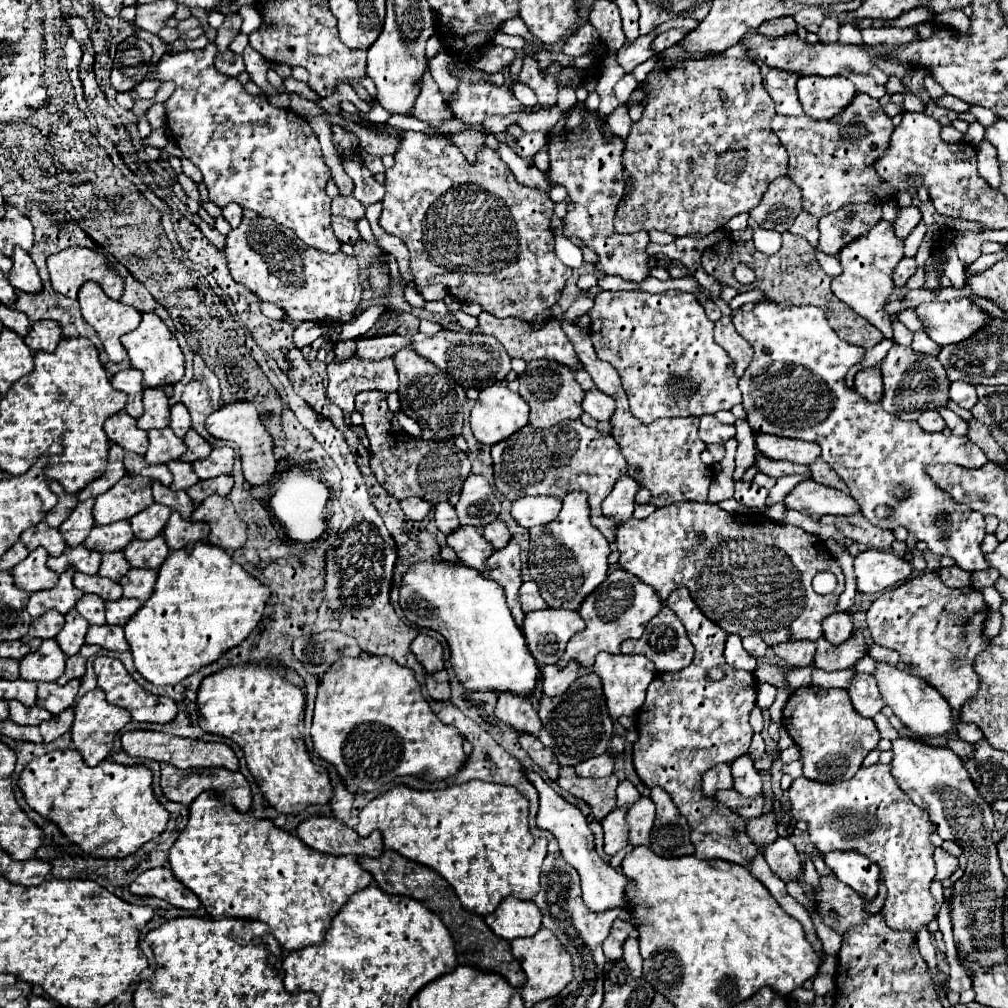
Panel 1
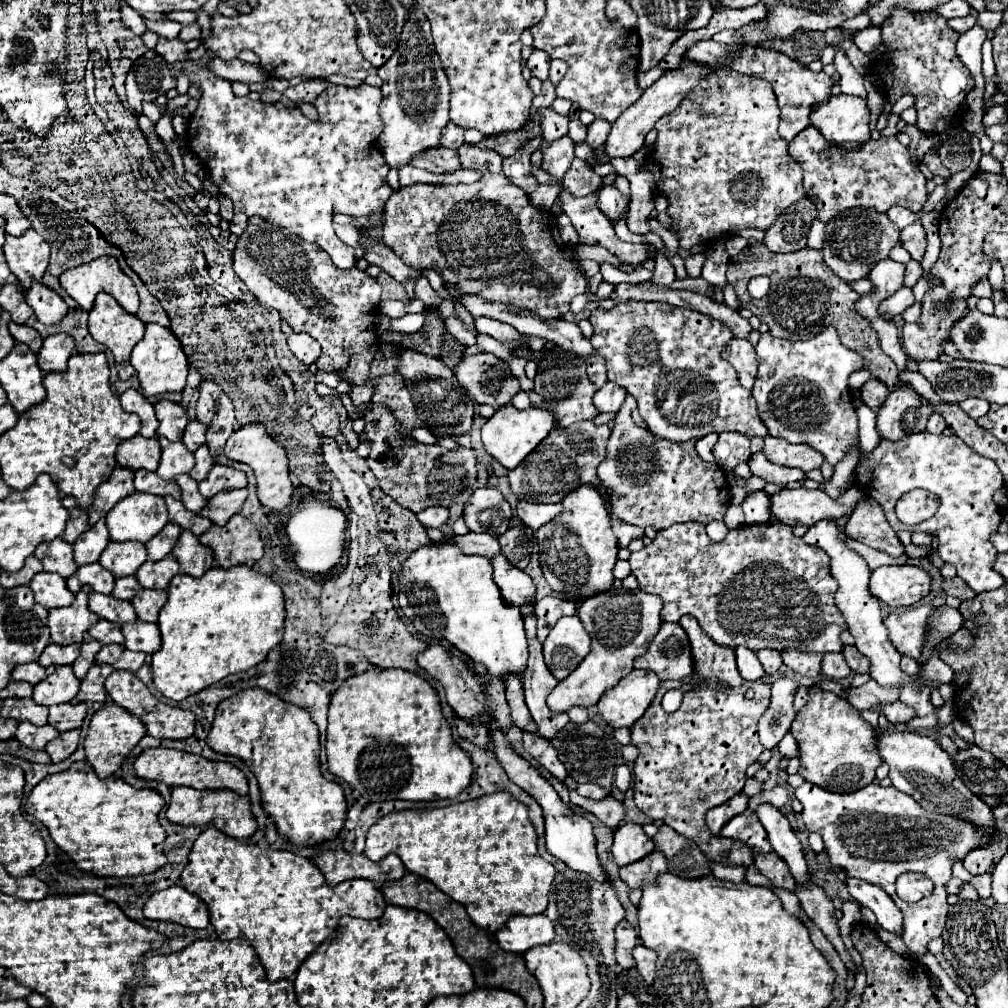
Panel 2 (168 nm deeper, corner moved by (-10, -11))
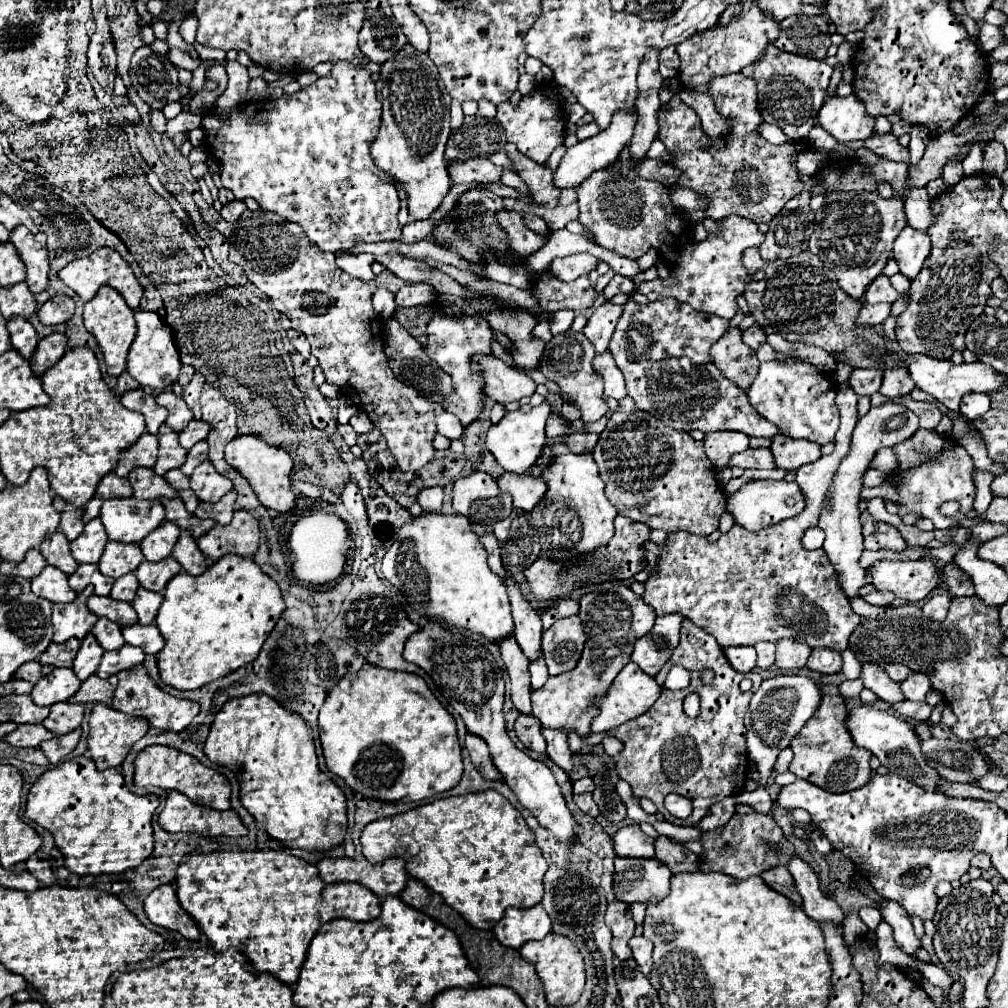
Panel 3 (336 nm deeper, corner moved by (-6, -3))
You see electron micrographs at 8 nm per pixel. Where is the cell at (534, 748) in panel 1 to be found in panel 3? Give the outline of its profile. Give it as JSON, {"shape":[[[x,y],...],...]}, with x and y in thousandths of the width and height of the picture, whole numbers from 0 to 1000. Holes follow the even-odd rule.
{"shape":[[[516,709],[510,717],[510,725],[512,725],[512,731],[520,737],[520,741],[540,749],[542,745],[542,735],[536,727],[536,715],[530,711],[530,709]]]}

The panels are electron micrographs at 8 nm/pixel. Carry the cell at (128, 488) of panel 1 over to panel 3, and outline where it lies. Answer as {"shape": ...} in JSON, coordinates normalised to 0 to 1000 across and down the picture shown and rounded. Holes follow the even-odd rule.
{"shape":[[[107,495],[101,501],[99,515],[111,537],[139,539],[163,517],[163,503],[157,495]]]}

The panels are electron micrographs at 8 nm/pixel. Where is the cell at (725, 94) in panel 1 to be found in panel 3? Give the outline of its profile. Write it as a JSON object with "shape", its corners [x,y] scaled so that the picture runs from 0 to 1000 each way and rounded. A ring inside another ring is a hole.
{"shape":[[[728,72],[728,74],[718,74],[718,76],[710,76],[704,82],[704,96],[710,102],[712,112],[720,114],[726,118],[726,124],[722,128],[720,134],[716,136],[702,136],[696,126],[694,126],[694,118],[690,114],[690,110],[687,110],[681,102],[675,100],[673,94],[667,96],[665,100],[665,108],[663,110],[655,110],[653,112],[653,122],[655,122],[655,132],[653,138],[661,144],[661,148],[665,150],[669,158],[667,164],[671,164],[677,174],[673,184],[683,186],[692,189],[694,193],[702,195],[702,215],[704,217],[716,217],[724,211],[746,217],[748,221],[764,221],[774,207],[790,193],[794,193],[796,189],[796,180],[792,178],[792,170],[790,164],[786,162],[790,158],[790,148],[786,142],[780,144],[766,144],[760,138],[756,138],[750,132],[750,126],[756,122],[754,110],[752,110],[752,102],[750,102],[750,82],[742,76],[738,76],[736,72]]]}

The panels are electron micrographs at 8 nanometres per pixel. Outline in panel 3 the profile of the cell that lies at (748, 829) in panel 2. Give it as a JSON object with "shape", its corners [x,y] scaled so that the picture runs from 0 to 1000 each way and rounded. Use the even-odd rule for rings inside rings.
{"shape":[[[744,807],[744,809],[728,809],[722,818],[700,824],[694,830],[694,836],[698,840],[698,852],[694,852],[694,864],[712,864],[720,866],[728,872],[742,872],[746,868],[756,868],[758,864],[772,860],[772,858],[782,858],[784,848],[788,846],[788,838],[778,830],[776,822],[770,818],[770,814],[762,809],[754,807]],[[760,836],[770,836],[774,838],[774,844],[768,846],[766,842],[760,840]],[[722,838],[722,842],[718,842]]]}

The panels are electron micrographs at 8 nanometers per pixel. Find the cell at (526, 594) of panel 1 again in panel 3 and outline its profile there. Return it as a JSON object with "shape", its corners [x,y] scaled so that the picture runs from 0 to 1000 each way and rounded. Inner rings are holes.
{"shape":[[[554,594],[550,596],[540,608],[538,608],[538,618],[540,624],[548,622],[548,618],[556,612],[563,612],[563,610],[571,610],[573,608],[573,596],[569,594]]]}

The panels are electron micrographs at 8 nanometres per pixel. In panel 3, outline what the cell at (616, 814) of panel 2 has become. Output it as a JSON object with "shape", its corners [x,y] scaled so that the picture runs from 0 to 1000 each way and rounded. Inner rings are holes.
{"shape":[[[577,787],[577,789],[569,789],[569,797],[579,805],[579,807],[583,807],[583,809],[587,809],[587,811],[593,811],[593,799],[589,797],[589,793],[587,793],[587,787]]]}

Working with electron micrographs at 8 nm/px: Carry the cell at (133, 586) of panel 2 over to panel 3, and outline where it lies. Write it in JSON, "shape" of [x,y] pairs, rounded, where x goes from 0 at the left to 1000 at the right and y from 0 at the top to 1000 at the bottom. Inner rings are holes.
{"shape":[[[127,568],[127,570],[119,572],[119,574],[115,574],[109,592],[111,594],[117,594],[117,596],[127,596],[129,598],[133,594],[137,582],[139,582],[139,578],[137,578],[135,570],[133,568]]]}

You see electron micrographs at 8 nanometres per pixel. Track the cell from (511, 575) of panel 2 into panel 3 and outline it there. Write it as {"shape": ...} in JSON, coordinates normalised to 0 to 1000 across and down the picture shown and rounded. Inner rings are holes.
{"shape":[[[502,574],[500,580],[504,582],[504,590],[506,590],[506,600],[508,600],[508,610],[510,610],[510,632],[514,636],[514,640],[518,642],[520,650],[528,656],[532,656],[536,652],[536,632],[538,632],[538,616],[534,612],[534,608],[530,606],[528,598],[524,594],[520,594],[520,590],[516,588],[516,582],[508,576]]]}

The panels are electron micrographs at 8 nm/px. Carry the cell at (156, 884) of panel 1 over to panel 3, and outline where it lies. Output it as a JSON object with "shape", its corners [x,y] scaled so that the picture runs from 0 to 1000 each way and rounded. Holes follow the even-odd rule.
{"shape":[[[173,878],[155,880],[143,894],[143,904],[147,912],[163,922],[177,924],[181,930],[188,934],[196,934],[198,922],[190,916],[190,910],[179,900]]]}

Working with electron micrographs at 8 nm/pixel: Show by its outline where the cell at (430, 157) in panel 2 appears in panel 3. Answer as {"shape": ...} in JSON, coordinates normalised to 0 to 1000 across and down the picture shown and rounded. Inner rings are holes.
{"shape":[[[468,158],[468,160],[452,160],[446,164],[446,176],[450,182],[494,182],[498,176],[498,168],[492,166],[486,158]]]}

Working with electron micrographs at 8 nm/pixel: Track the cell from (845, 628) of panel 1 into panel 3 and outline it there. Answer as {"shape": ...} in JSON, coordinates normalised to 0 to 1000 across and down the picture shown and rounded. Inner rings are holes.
{"shape":[[[857,658],[855,674],[857,674],[857,682],[865,684],[875,695],[881,695],[883,699],[899,693],[893,686],[893,680],[889,676],[885,676],[871,658]]]}

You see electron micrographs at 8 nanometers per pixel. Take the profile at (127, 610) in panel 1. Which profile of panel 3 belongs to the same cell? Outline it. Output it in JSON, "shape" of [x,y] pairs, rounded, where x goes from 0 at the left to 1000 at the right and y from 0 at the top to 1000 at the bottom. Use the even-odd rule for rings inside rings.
{"shape":[[[135,618],[135,620],[121,622],[121,628],[123,628],[123,634],[125,634],[127,640],[139,642],[143,648],[155,650],[163,642],[163,634],[161,634],[155,620],[139,620],[139,618]]]}

